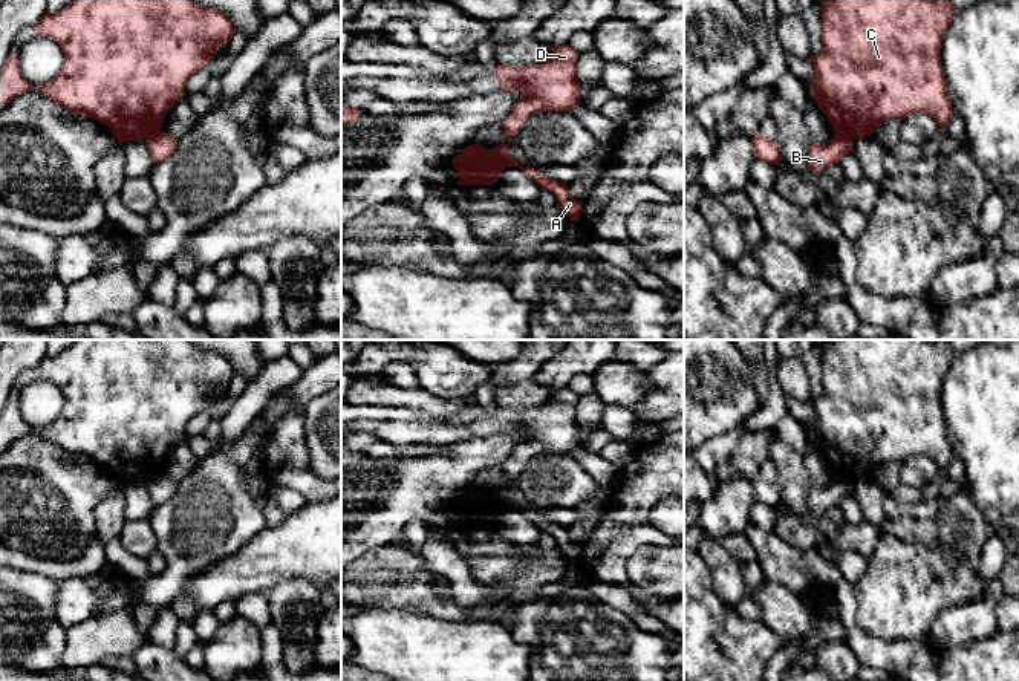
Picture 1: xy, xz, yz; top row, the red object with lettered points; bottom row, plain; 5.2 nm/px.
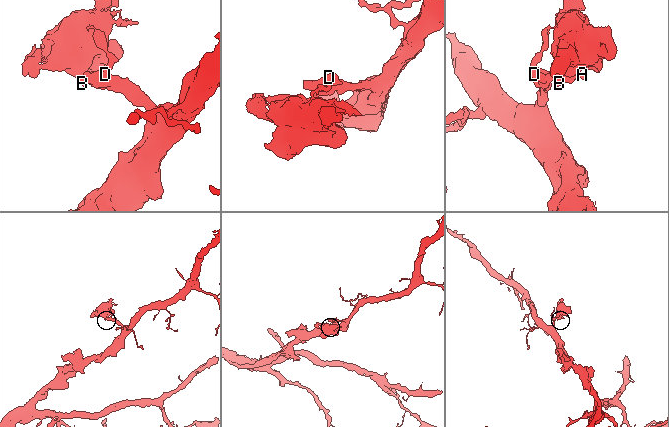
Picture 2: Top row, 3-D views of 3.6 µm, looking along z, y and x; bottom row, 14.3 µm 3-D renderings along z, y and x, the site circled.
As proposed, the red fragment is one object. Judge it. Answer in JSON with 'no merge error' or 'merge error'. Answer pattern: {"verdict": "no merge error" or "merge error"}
{"verdict": "merge error"}

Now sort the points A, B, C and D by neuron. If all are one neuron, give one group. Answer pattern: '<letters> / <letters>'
A B D / C

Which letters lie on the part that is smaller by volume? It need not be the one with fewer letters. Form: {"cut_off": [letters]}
{"cut_off": ["C"]}

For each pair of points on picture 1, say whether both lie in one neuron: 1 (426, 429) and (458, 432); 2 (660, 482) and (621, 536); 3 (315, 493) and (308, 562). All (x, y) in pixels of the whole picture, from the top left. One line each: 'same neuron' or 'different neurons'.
1: same neuron
2: same neuron
3: different neurons

